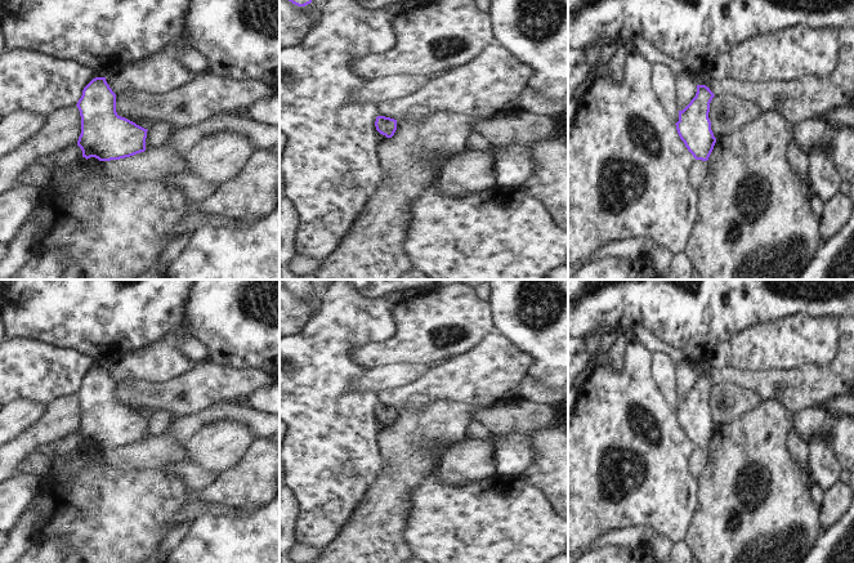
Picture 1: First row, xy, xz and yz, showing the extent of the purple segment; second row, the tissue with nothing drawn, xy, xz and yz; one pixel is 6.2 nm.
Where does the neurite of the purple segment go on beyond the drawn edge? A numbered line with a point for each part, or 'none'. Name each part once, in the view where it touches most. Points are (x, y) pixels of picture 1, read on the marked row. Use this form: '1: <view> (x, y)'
none

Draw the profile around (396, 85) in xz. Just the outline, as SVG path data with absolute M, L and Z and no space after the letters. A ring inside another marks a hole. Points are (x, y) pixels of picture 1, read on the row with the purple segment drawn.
M419 73L390 75L379 80L368 80L357 93L356 98L379 104L392 98L403 98L422 88L430 76Z

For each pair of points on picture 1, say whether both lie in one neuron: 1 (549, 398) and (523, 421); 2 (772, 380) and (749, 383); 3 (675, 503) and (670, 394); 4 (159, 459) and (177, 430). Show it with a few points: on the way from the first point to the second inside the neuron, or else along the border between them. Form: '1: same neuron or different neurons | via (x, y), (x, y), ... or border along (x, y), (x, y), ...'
1: different neurons | border along (523, 401), (554, 405)
2: same neuron | via (767, 381), (754, 381)
3: different neurons | border along (654, 383), (666, 403), (675, 411)
4: different neurons | border along (164, 432), (177, 443), (187, 442)

